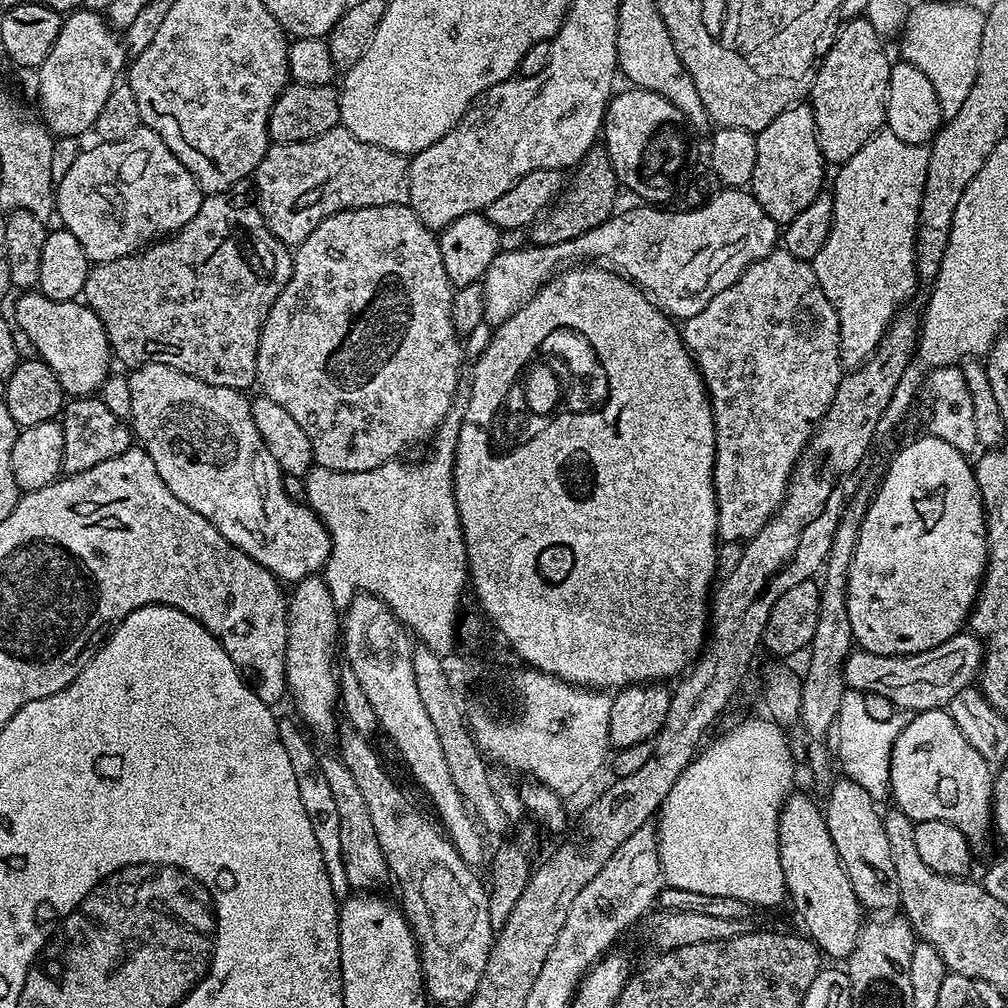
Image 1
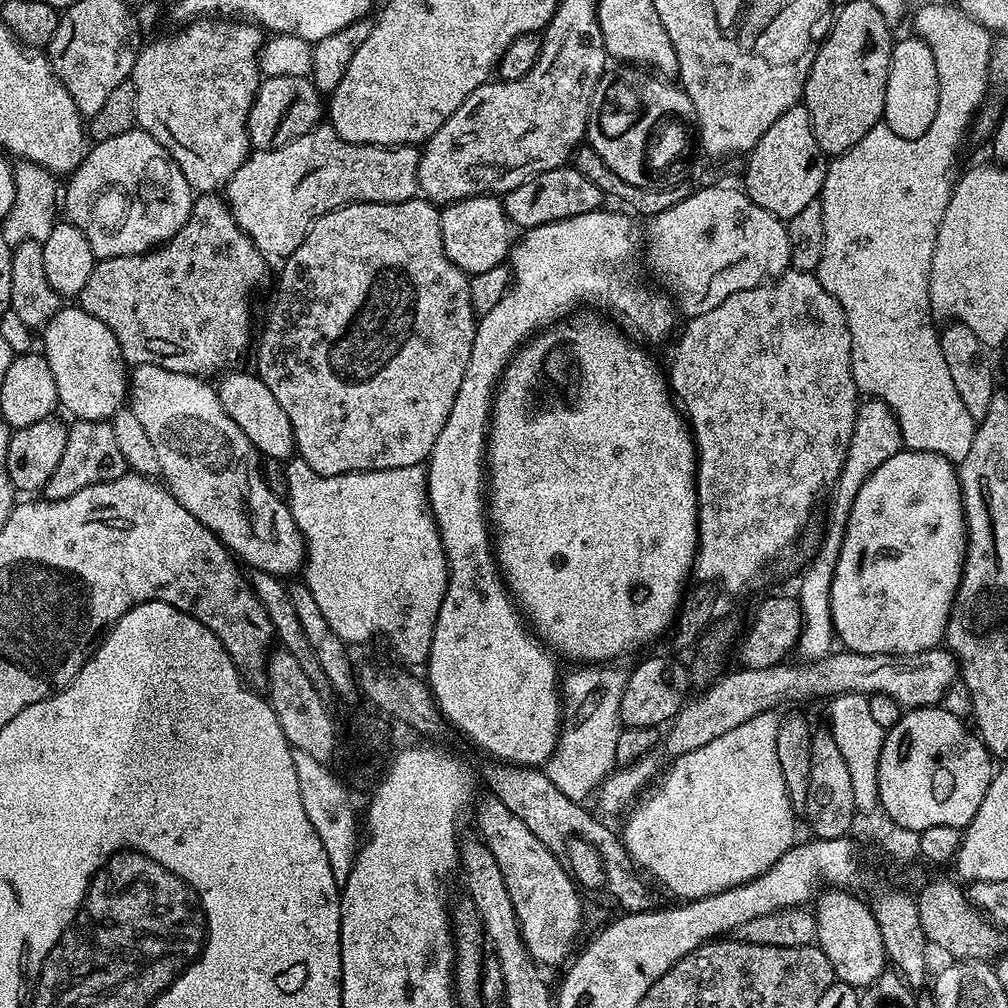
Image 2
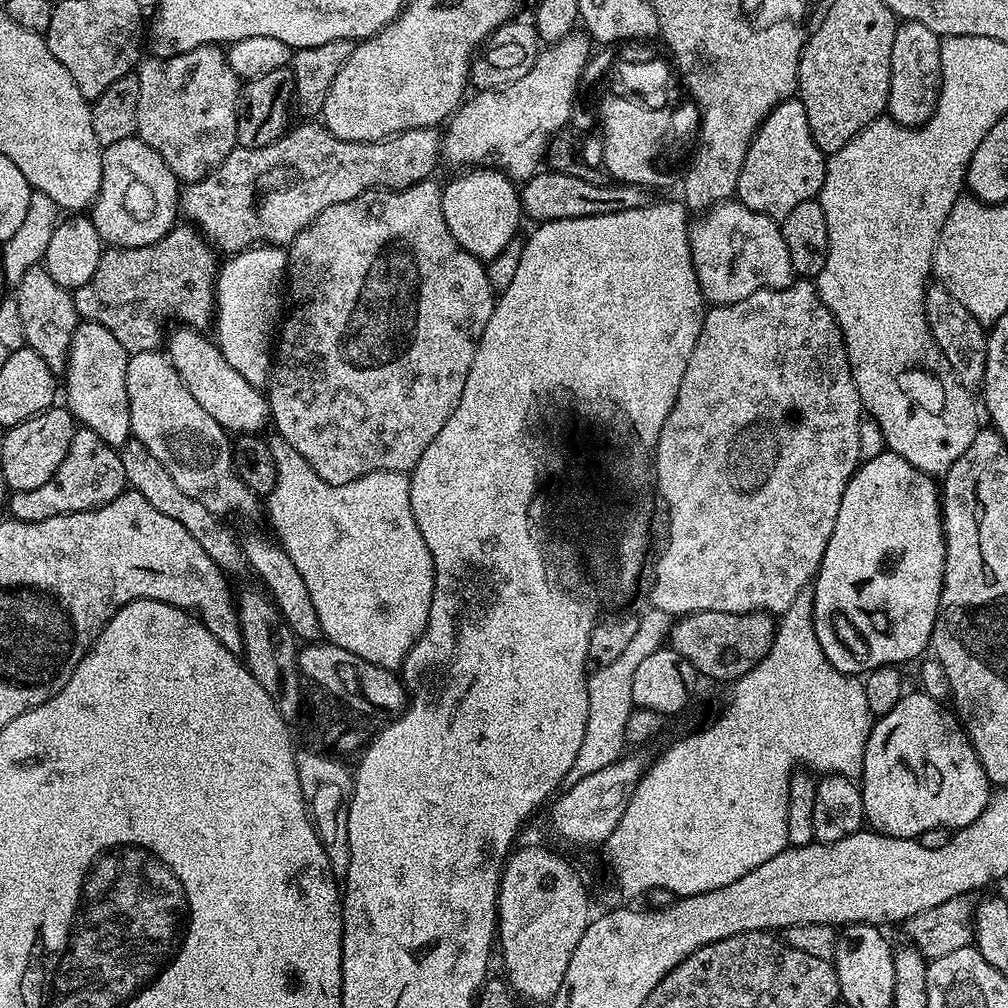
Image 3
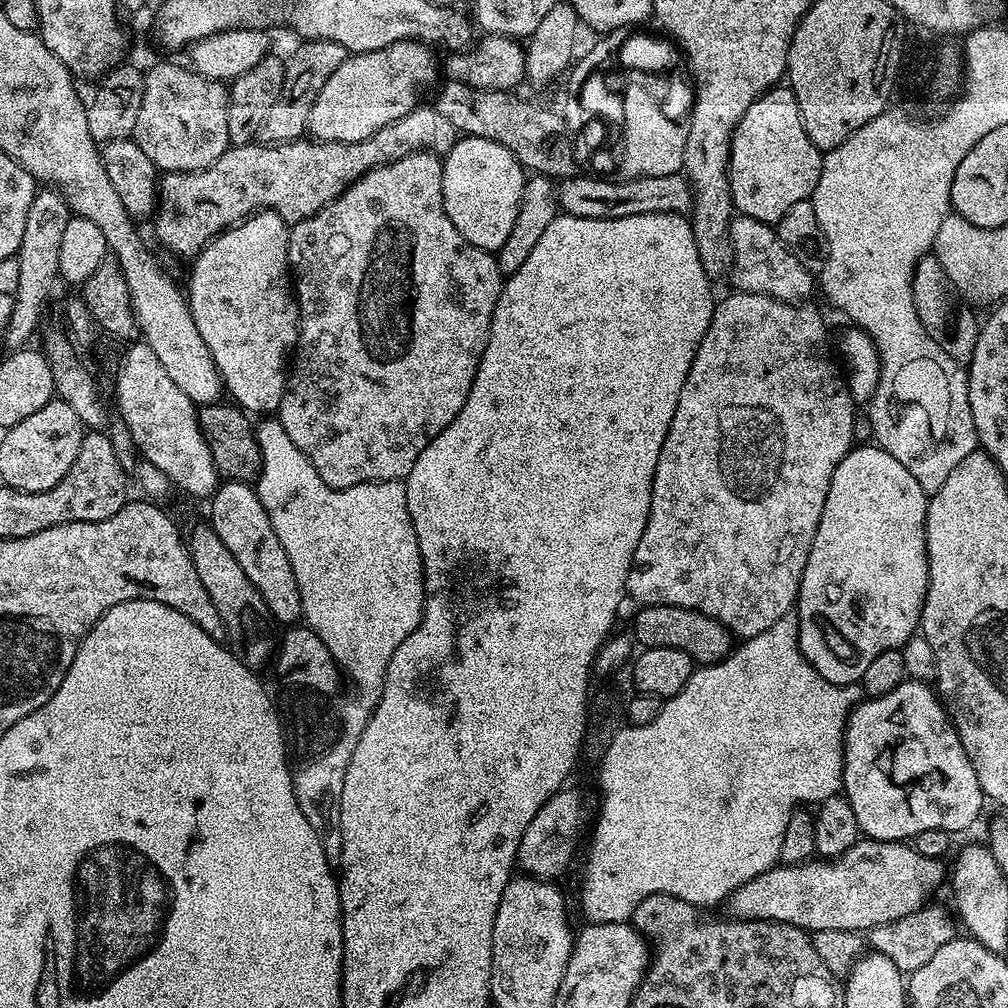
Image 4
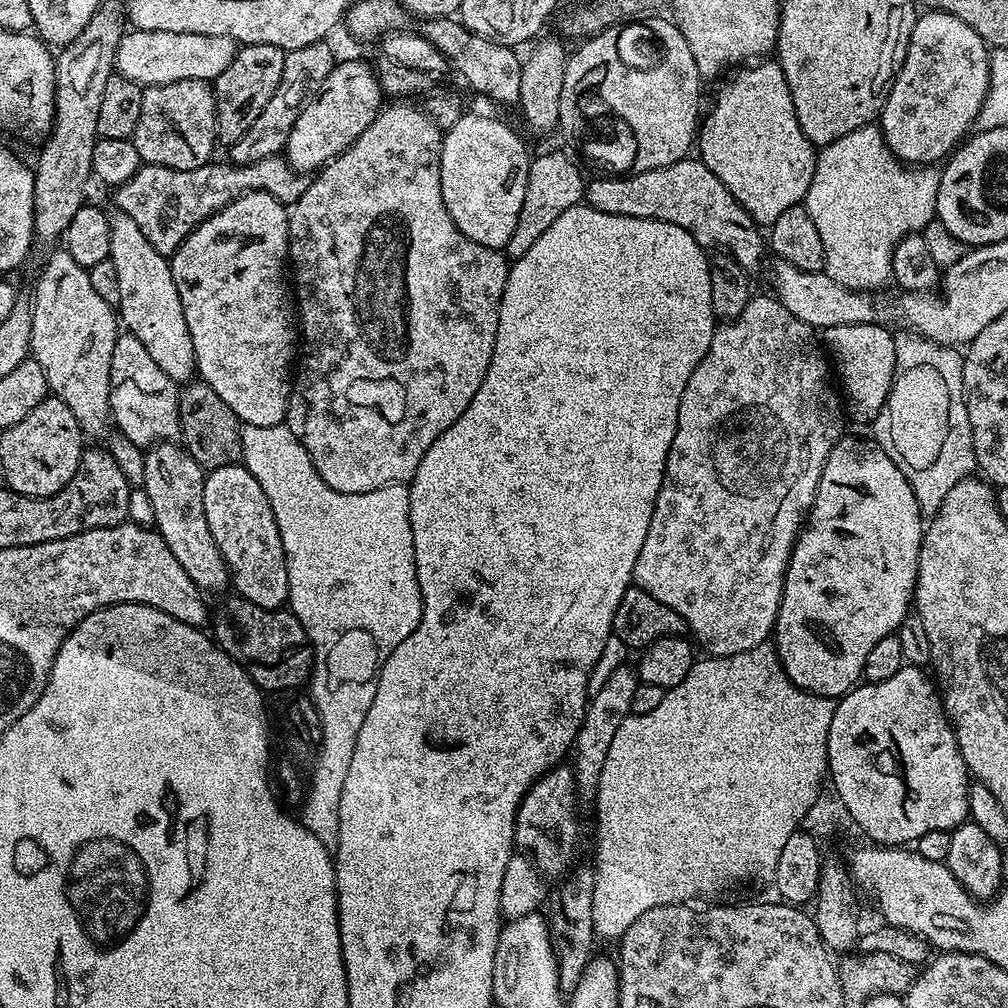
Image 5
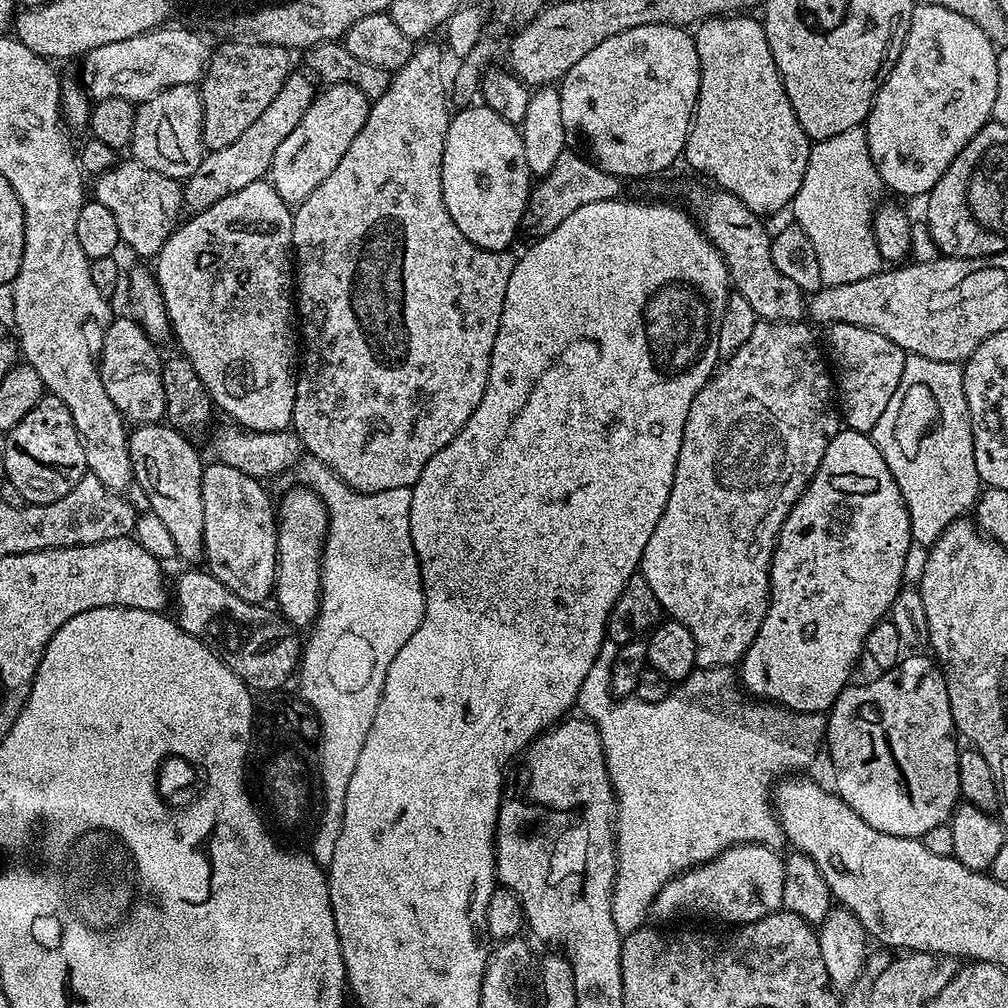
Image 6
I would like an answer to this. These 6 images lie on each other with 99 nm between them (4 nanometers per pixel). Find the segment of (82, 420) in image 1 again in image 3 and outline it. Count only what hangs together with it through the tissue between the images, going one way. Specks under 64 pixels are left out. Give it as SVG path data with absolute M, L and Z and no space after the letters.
M80 426L77 427L74 438L70 438L70 450L66 450L66 458L62 458L62 466L58 466L54 478L50 478L50 482L45 482L43 486L38 486L38 490L12 492L8 497L6 511L13 520L42 522L46 518L58 518L62 514L74 514L75 512L101 508L106 502L121 496L128 487L119 451L107 445L94 430Z

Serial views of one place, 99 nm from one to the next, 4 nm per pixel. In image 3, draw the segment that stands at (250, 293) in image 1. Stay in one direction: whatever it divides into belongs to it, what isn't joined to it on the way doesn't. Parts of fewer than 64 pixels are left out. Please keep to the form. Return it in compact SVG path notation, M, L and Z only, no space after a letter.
M173 226L158 242L141 248L113 248L101 251L98 270L90 277L86 286L72 292L72 301L77 317L81 321L98 323L110 330L125 350L134 352L155 352L161 347L160 323L164 316L177 316L181 325L204 330L211 325L216 311L216 273L218 252L203 235L192 226Z

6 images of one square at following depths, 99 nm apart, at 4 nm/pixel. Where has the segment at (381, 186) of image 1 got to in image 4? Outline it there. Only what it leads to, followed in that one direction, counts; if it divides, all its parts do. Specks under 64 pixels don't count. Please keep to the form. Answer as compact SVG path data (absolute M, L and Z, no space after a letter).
M418 106L410 114L398 118L398 122L382 126L378 134L362 142L326 144L312 138L301 138L285 144L263 142L238 144L229 146L213 164L197 172L164 172L158 180L158 199L154 213L156 236L170 251L192 258L209 240L245 220L253 212L261 210L277 212L285 222L294 225L325 208L330 201L337 200L353 180L364 176L372 168L389 164L398 158L406 158L415 152L435 152L437 156L443 158L456 145L458 139L456 127L454 122L450 122L450 118L446 118L446 114L439 112L435 106L424 107Z

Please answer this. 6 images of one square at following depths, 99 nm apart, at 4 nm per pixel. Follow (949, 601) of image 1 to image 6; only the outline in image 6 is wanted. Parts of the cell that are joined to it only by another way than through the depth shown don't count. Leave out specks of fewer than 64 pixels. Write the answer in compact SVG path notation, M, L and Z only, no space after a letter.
M845 427L826 446L814 478L790 510L776 540L768 609L754 642L738 664L743 691L749 697L779 704L791 712L827 713L853 679L852 667L856 659L864 656L866 634L889 615L891 604L905 583L904 567L911 548L914 541L910 518L886 458L882 458L869 433Z

